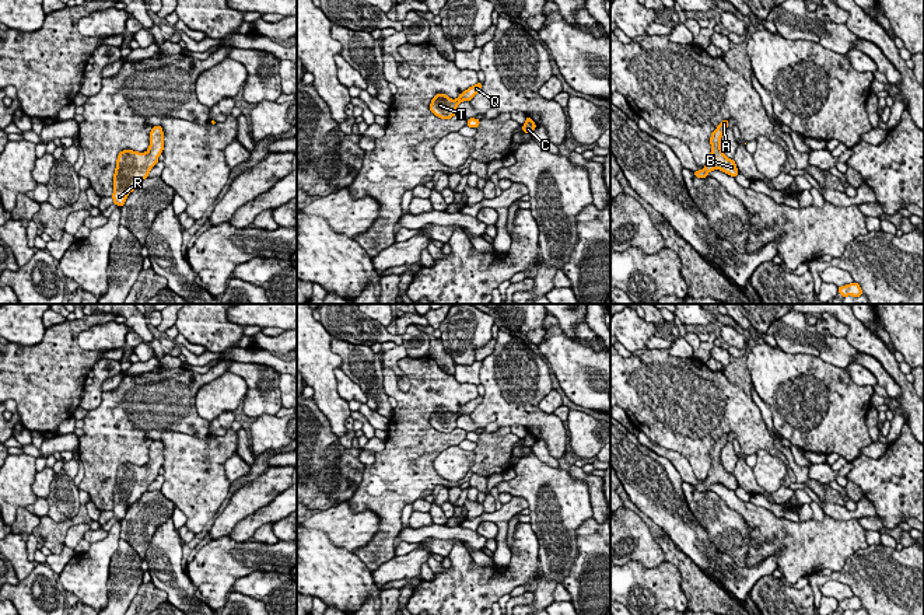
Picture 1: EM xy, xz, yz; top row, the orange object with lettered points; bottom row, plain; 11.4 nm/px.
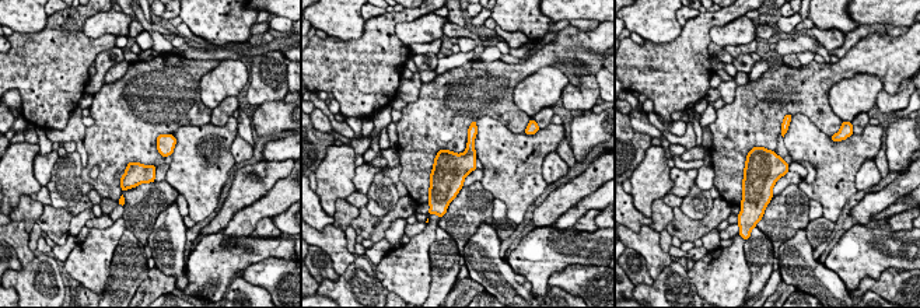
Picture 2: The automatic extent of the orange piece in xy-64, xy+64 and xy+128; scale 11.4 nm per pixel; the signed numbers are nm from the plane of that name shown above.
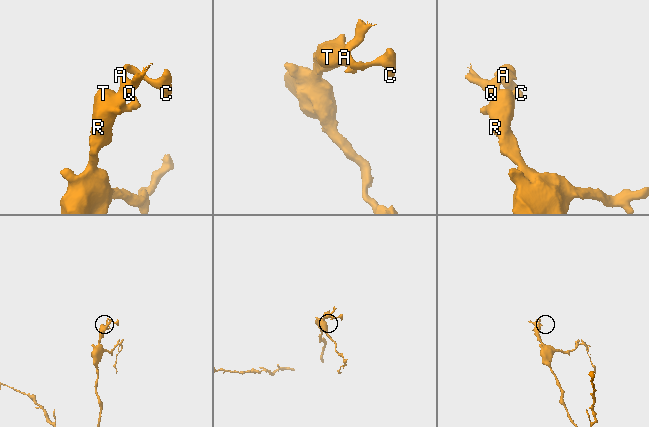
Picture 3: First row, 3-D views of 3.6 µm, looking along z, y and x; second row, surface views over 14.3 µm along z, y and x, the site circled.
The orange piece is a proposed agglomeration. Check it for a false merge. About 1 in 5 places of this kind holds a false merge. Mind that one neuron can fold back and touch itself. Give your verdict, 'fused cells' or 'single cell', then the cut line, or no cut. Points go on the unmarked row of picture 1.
single cell; no cut

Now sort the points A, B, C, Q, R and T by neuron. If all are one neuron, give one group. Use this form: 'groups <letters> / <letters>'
groups A B C Q R T

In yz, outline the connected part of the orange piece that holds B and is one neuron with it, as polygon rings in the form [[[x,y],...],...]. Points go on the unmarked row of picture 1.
[[[724,433],[718,438],[718,441],[711,447],[711,468],[704,482],[693,486],[697,492],[707,492],[707,488],[713,483],[721,483],[731,490],[736,490],[739,488],[735,475],[729,474],[721,464],[721,450],[727,441],[728,434]]]

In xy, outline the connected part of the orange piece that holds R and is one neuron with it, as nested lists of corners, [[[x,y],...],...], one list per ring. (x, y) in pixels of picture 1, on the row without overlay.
[[[154,440],[150,445],[150,461],[146,467],[123,464],[118,469],[113,489],[113,517],[122,521],[127,509],[134,504],[150,483],[158,476],[158,469],[164,464],[164,447],[161,440]]]

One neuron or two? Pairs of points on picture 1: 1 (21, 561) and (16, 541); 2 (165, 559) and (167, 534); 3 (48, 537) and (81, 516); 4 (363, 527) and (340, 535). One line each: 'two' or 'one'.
1: one
2: one
3: one
4: one

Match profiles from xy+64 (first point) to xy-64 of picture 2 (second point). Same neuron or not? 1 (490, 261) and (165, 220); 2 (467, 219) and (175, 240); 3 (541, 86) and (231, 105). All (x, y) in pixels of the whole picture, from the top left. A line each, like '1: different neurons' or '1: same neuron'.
1: same neuron
2: different neurons
3: different neurons

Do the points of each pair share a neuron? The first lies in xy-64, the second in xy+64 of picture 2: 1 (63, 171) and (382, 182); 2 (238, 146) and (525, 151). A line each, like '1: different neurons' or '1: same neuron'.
1: same neuron
2: different neurons

